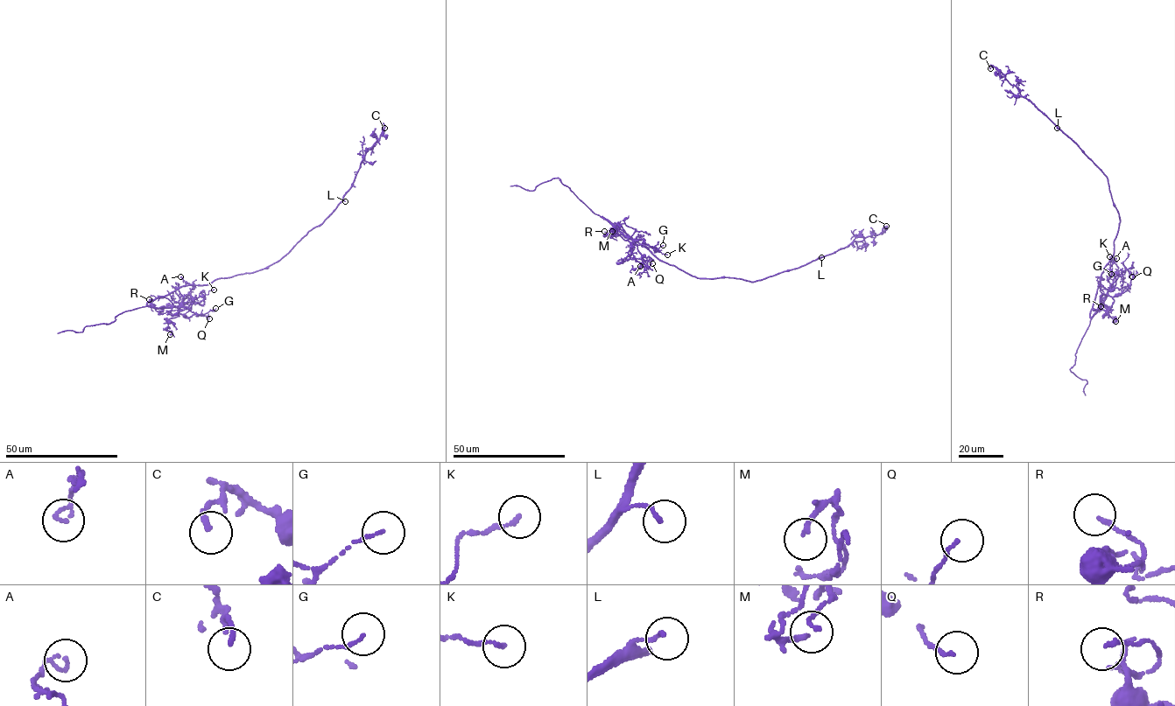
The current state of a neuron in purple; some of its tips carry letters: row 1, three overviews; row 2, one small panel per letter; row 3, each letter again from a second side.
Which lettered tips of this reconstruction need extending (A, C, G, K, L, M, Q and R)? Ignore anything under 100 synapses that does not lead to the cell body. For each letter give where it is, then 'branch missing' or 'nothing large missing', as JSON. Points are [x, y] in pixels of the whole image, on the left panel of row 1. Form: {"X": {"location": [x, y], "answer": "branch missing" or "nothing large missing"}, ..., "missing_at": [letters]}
{"A": {"location": [180, 276], "answer": "nothing large missing"}, "C": {"location": [384, 128], "answer": "nothing large missing"}, "G": {"location": [215, 308], "answer": "nothing large missing"}, "K": {"location": [214, 290], "answer": "nothing large missing"}, "L": {"location": [345, 201], "answer": "nothing large missing"}, "M": {"location": [170, 334], "answer": "nothing large missing"}, "Q": {"location": [209, 318], "answer": "nothing large missing"}, "R": {"location": [149, 299], "answer": "nothing large missing"}, "missing_at": []}

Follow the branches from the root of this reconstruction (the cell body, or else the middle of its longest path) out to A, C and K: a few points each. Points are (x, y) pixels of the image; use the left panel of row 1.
A: (241, 274), (215, 279), (205, 284), (180, 288), (183, 304), (191, 301), (192, 286), (180, 276)
C: (241, 274), (268, 269), (323, 222), (348, 191), (363, 157), (378, 141), (383, 125), (384, 128)
K: (241, 274), (215, 279), (205, 284), (186, 285), (180, 288), (179, 291), (183, 304), (205, 297), (214, 290)

